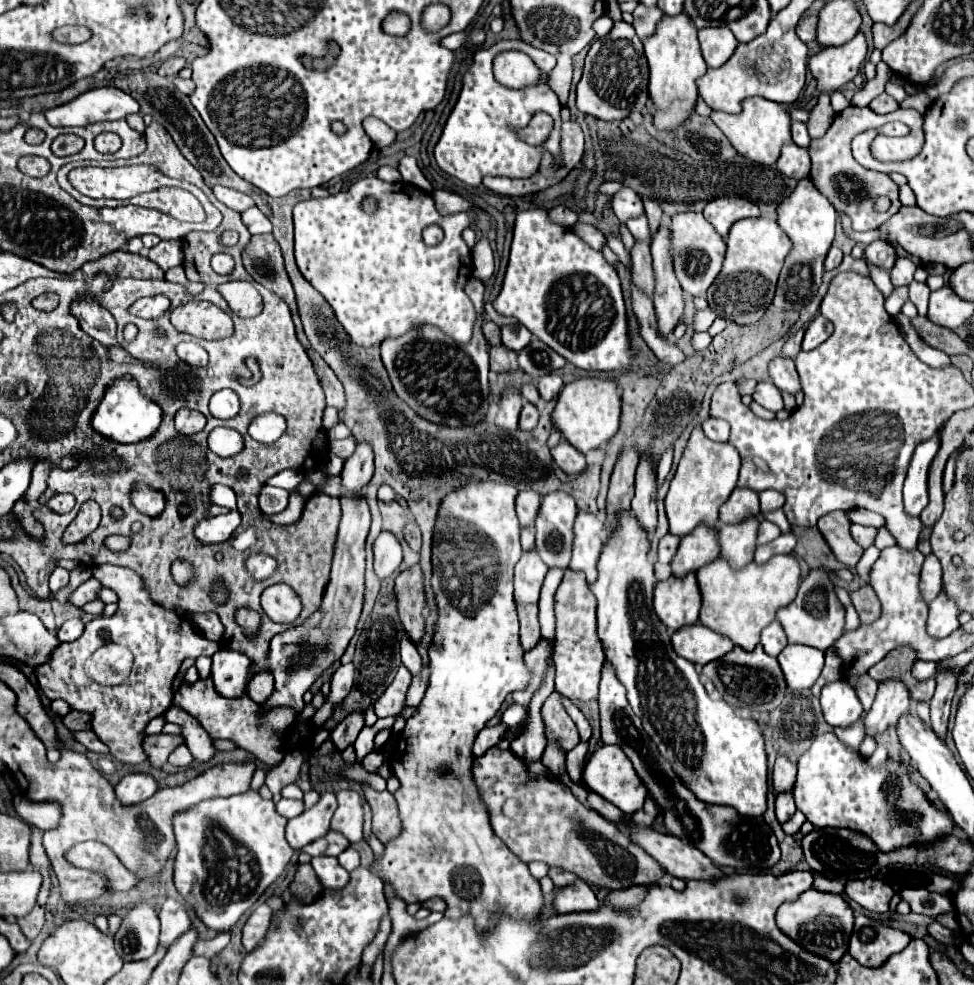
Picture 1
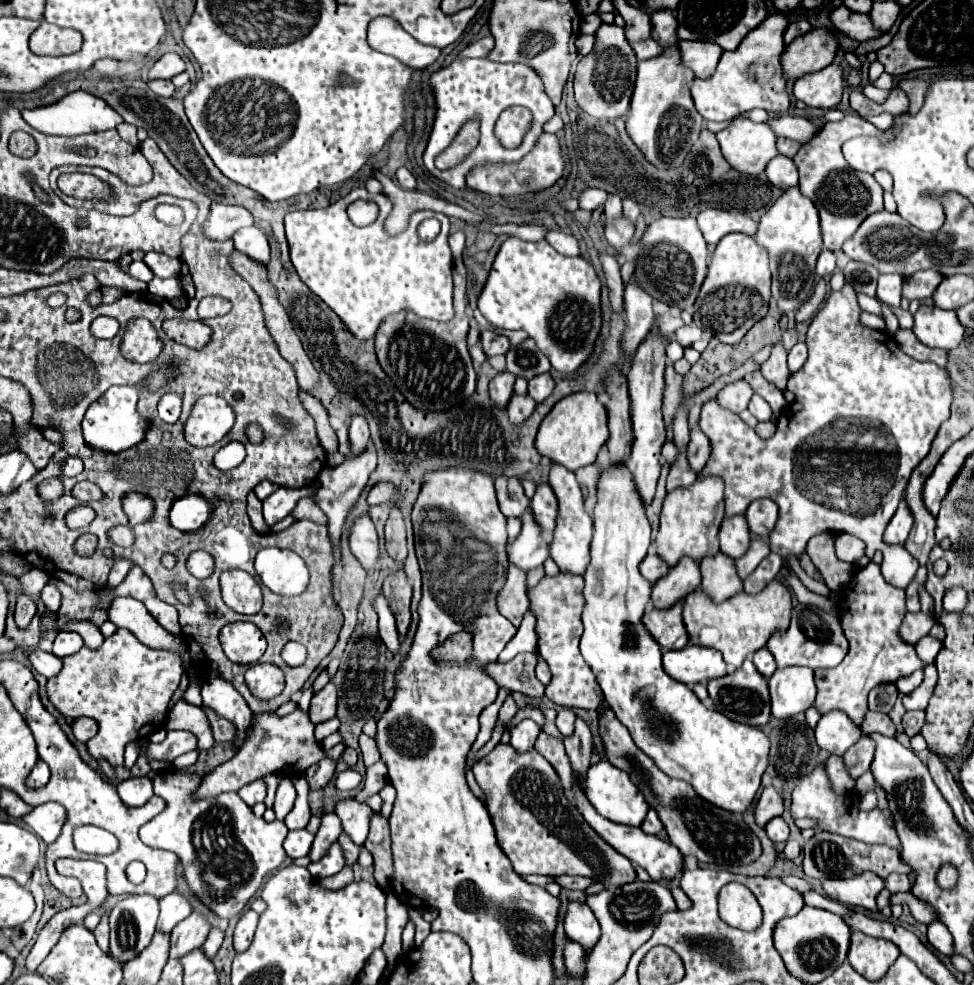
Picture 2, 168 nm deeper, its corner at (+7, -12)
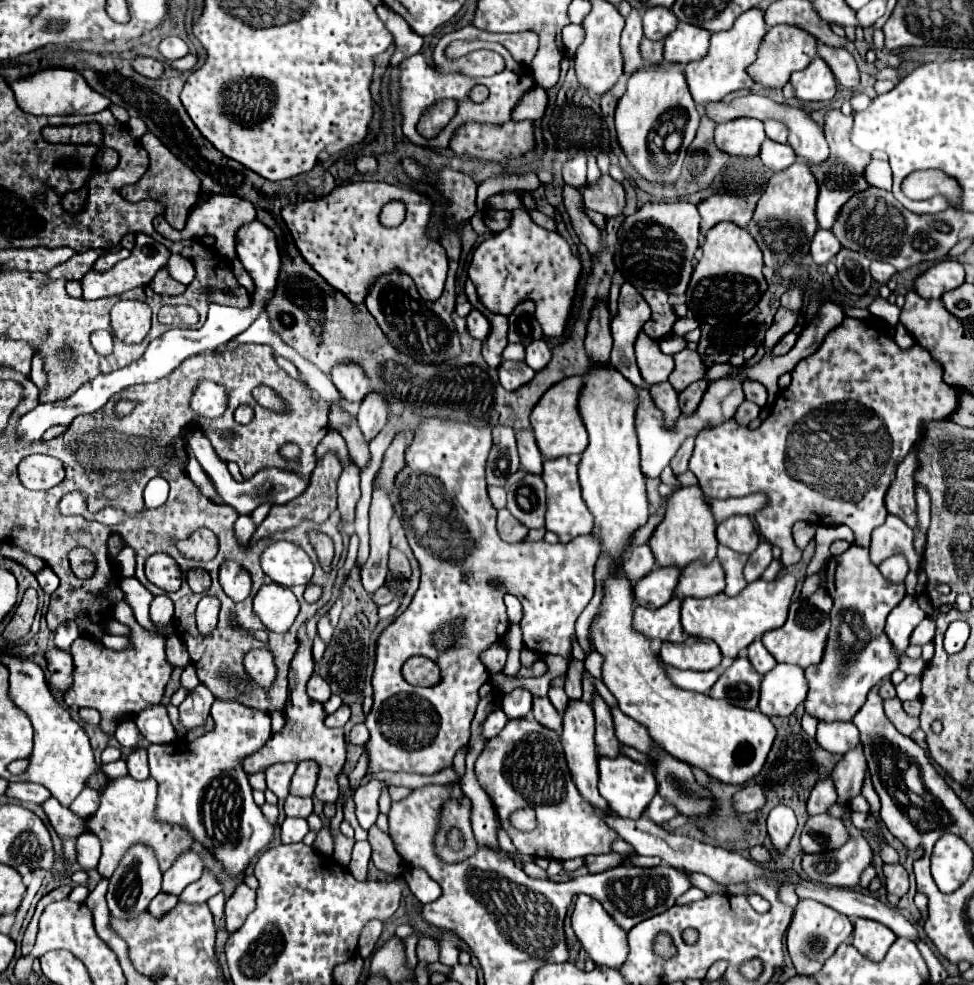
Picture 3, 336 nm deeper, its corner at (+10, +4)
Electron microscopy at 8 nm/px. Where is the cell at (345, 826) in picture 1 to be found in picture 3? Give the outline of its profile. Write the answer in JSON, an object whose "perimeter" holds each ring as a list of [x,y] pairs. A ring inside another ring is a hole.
{"perimeter":[[[371,780],[371,782],[367,782],[365,786],[361,786],[353,792],[355,814],[357,814],[357,820],[359,820],[361,828],[365,828],[365,830],[375,824],[377,814],[379,814],[379,806],[377,806],[379,786],[383,788],[385,784],[379,782],[379,780]]]}

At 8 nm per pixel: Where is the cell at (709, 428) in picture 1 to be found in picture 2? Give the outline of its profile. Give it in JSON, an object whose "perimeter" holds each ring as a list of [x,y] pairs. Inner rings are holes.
{"perimeter":[[[694,426],[690,430],[690,442],[688,442],[688,448],[686,448],[686,456],[688,456],[688,464],[690,464],[690,470],[692,472],[700,472],[710,456],[710,440],[704,436],[704,432]]]}

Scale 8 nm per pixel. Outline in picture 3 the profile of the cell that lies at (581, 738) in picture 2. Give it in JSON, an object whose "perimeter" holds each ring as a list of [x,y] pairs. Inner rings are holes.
{"perimeter":[[[573,660],[569,664],[567,676],[565,676],[565,692],[569,700],[579,700],[581,698],[581,672],[583,672],[583,662]]]}

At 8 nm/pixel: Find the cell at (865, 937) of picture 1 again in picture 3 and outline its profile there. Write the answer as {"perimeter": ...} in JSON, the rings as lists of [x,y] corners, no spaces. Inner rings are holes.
{"perimeter":[[[857,918],[853,922],[853,942],[851,944],[865,958],[869,958],[873,962],[881,962],[895,940],[897,940],[897,936],[881,922],[865,920],[865,918]]]}

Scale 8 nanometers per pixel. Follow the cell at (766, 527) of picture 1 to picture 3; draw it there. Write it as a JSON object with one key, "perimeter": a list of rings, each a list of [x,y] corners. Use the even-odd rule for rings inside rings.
{"perimeter":[[[719,546],[719,560],[725,568],[725,574],[727,574],[727,588],[725,592],[729,596],[735,596],[737,592],[741,592],[741,588],[745,588],[745,578],[743,578],[743,568],[747,564],[747,554],[741,554],[741,552],[733,552],[731,548],[725,548],[725,546]]]}

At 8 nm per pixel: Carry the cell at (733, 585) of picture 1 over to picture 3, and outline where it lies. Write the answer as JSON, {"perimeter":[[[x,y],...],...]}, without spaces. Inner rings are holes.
{"perimeter":[[[781,574],[771,582],[763,578],[751,582],[737,596],[727,594],[715,594],[709,598],[689,596],[681,602],[681,624],[685,634],[709,638],[721,648],[723,656],[737,658],[737,654],[743,648],[747,648],[757,636],[785,624],[793,590],[795,590],[795,578],[791,574]]]}

